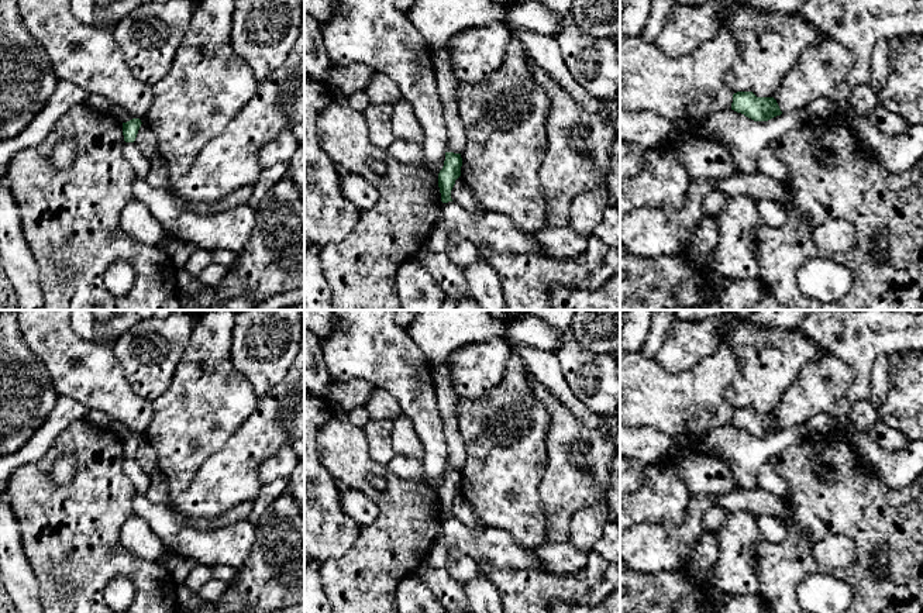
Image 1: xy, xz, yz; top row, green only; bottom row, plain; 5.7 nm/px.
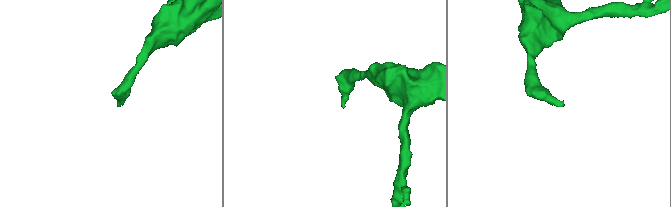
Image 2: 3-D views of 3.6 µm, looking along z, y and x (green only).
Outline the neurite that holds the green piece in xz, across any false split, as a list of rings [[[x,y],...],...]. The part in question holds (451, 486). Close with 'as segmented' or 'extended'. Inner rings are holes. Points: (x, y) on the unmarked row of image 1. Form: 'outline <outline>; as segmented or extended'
outline [[[445,468],[444,482],[438,489],[438,503],[442,519],[452,517],[451,506],[455,500],[455,496],[461,492],[461,482],[461,469]]]; as segmented

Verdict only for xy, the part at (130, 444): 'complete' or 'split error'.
complete

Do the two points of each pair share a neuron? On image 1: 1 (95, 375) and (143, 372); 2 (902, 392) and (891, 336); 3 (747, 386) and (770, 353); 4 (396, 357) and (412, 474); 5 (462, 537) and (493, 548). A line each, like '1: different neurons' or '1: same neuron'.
1: different neurons
2: different neurons
3: same neuron
4: different neurons
5: same neuron

